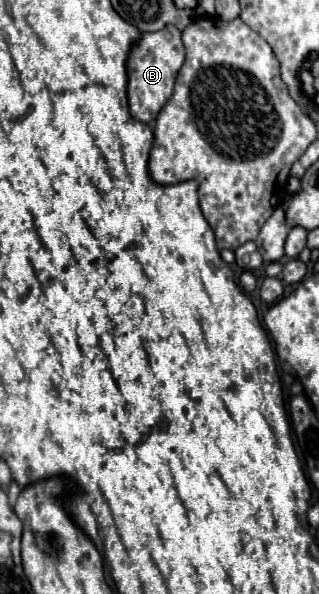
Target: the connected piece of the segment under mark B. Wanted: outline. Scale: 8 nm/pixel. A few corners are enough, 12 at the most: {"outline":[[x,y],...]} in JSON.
{"outline":[[177,27],[141,35],[127,61],[135,119],[153,125],[185,47]]}

